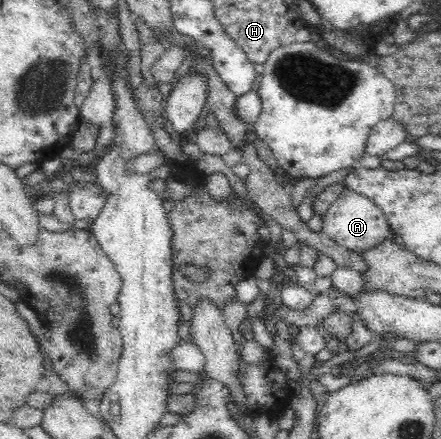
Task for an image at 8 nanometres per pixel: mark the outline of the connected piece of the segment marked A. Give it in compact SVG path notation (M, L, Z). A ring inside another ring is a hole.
M344 190L340 198L336 198L324 216L323 233L332 238L338 245L360 255L367 249L376 247L390 235L390 227L385 215L376 207L376 202L354 194L352 190Z

